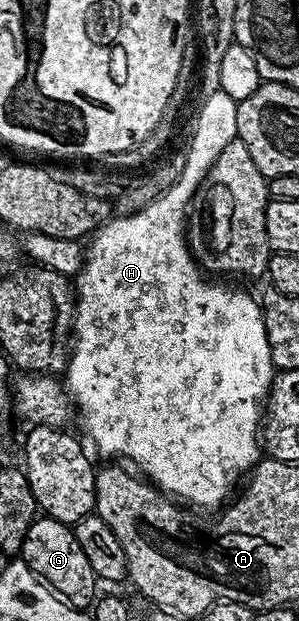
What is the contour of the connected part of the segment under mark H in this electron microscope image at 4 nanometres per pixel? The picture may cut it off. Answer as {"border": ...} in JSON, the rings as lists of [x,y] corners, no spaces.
{"border":[[[220,90],[206,96],[203,101],[197,119],[193,123],[193,136],[187,145],[186,167],[179,179],[165,193],[138,212],[110,218],[108,223],[93,232],[84,248],[84,267],[75,276],[71,354],[69,366],[63,372],[63,383],[76,414],[77,411],[81,414],[81,427],[86,435],[84,438],[90,444],[93,442],[105,455],[114,455],[117,458],[114,460],[130,459],[134,463],[132,466],[144,478],[174,500],[186,499],[197,507],[220,508],[230,498],[228,495],[232,493],[233,486],[237,482],[240,484],[259,462],[259,432],[263,427],[263,404],[266,402],[270,387],[273,386],[275,368],[271,361],[271,349],[267,341],[267,329],[260,302],[254,296],[252,299],[241,287],[224,287],[221,284],[224,282],[210,281],[189,252],[187,216],[191,210],[193,195],[201,188],[201,182],[207,177],[211,165],[215,165],[215,157],[219,157],[219,153],[223,153],[227,145],[231,145],[231,141],[237,138],[238,131],[238,102],[235,99]]]}

